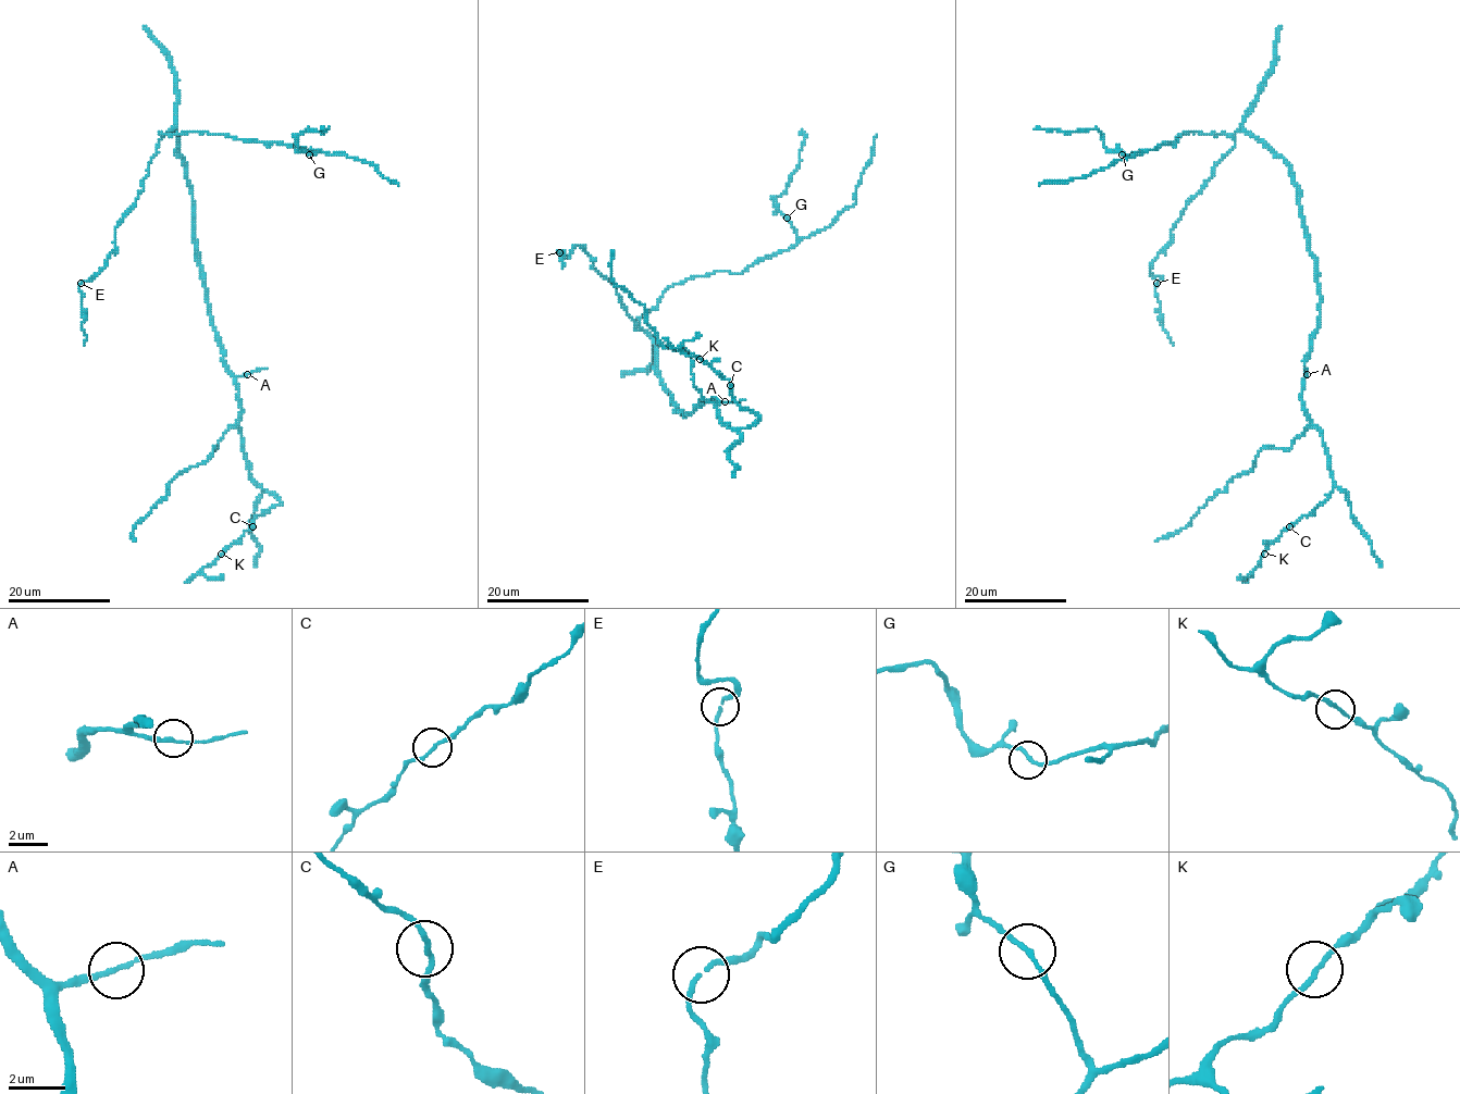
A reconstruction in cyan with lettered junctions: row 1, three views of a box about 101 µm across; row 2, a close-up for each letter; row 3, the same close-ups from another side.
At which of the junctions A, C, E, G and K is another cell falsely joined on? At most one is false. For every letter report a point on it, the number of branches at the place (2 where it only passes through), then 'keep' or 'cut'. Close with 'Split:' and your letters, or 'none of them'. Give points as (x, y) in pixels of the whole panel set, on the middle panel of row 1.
A: at (725, 401); 2 branches meet; keep
C: at (730, 385); 2 branches meet; keep
E: at (559, 252); 2 branches meet; keep
G: at (787, 218); 2 branches meet; keep
K: at (700, 359); 2 branches meet; keep
Split: none of them

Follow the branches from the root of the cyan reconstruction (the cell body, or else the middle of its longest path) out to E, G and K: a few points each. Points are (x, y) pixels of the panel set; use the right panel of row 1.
E: (1303, 221), (1290, 166), (1239, 129), (1153, 262), (1150, 274), (1161, 277), (1157, 283)
G: (1303, 221), (1300, 191), (1290, 166), (1241, 129), (1232, 135), (1185, 132), (1176, 143), (1122, 154)
K: (1303, 221), (1316, 266), (1320, 319), (1304, 362), (1301, 407), (1322, 436), (1335, 485), (1324, 501), (1264, 554)

